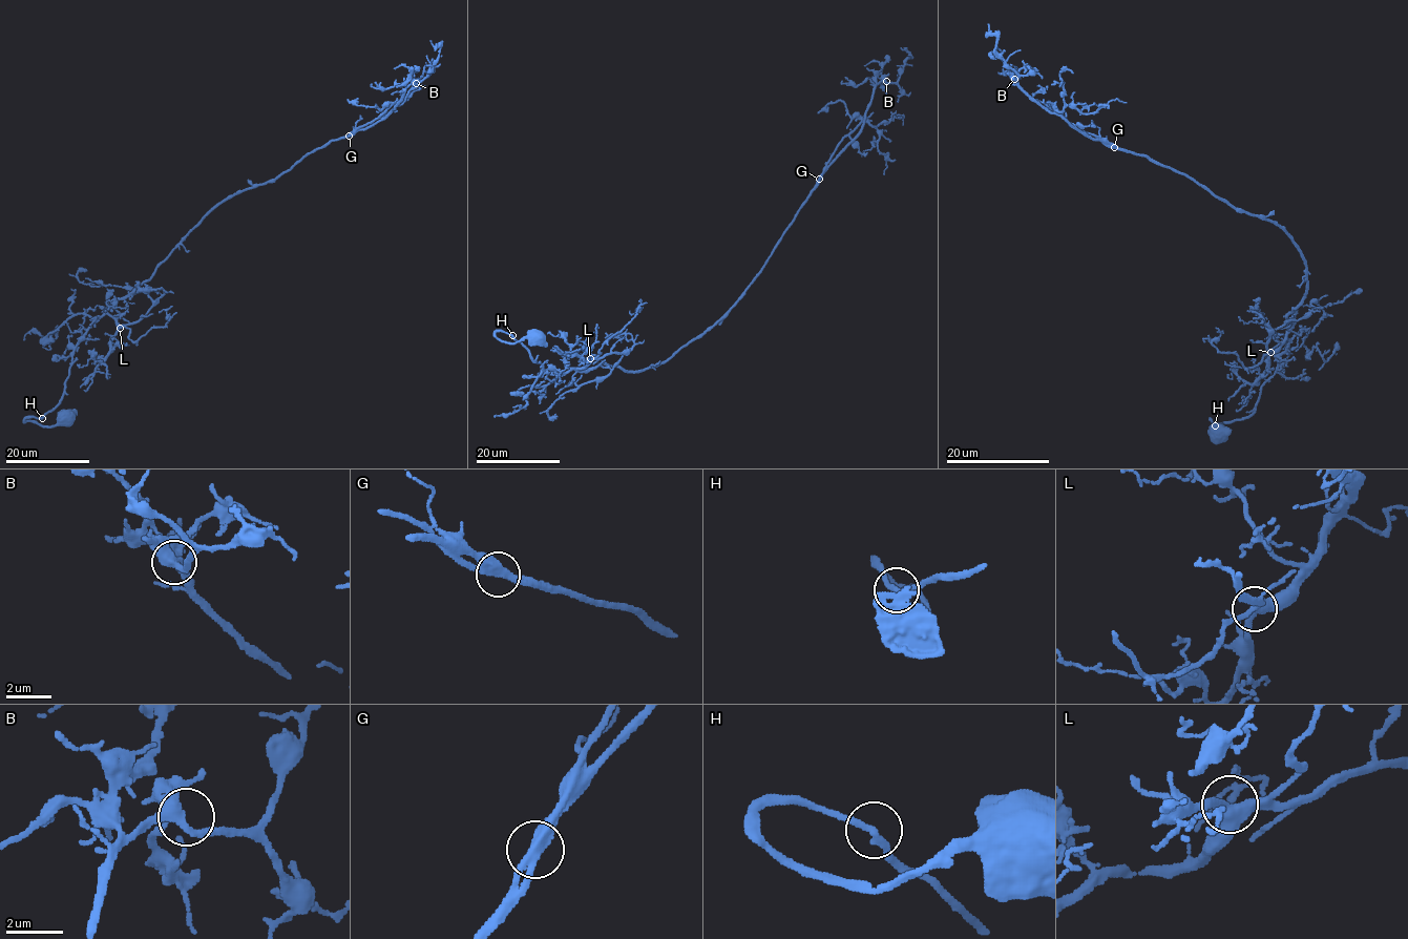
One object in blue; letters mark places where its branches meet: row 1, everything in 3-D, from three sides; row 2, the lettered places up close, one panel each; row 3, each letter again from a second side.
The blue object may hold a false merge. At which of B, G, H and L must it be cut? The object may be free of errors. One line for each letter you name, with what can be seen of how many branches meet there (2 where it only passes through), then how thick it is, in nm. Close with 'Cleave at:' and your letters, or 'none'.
Cleave at: none

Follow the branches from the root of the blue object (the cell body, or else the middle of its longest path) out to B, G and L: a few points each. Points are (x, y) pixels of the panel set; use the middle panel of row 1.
B: (536, 336), (495, 333), (565, 373), (637, 371), (699, 337), (760, 270), (886, 81)
G: (536, 336), (509, 343), (495, 333), (508, 332), (557, 372), (666, 361), (733, 306), (819, 179)
L: (536, 336), (509, 343), (500, 341), (495, 333), (508, 332), (542, 369), (567, 373), (583, 369), (590, 358)

